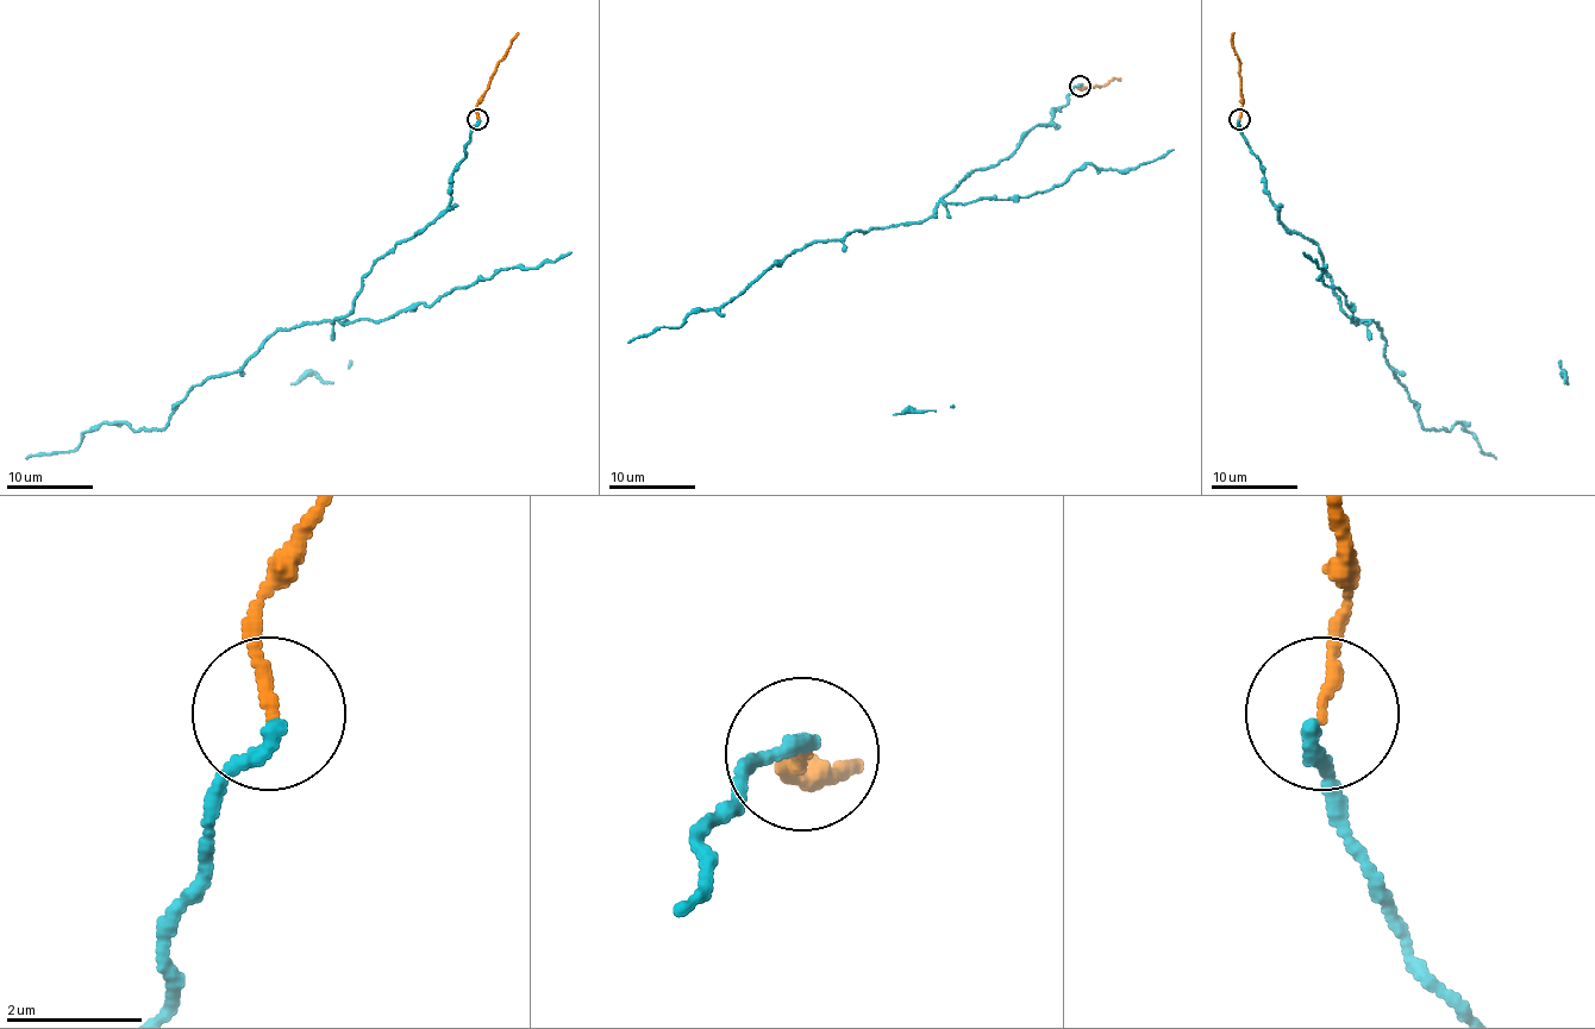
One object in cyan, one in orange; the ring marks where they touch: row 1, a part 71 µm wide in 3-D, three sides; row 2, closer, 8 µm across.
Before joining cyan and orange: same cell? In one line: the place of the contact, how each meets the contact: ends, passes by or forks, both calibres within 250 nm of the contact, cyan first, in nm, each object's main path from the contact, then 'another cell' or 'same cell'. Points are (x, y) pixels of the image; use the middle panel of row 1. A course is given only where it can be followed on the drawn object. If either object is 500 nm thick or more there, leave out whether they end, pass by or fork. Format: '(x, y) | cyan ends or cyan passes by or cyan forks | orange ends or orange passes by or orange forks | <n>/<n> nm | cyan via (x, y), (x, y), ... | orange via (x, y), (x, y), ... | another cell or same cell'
(1080, 86) | cyan ends | orange ends | 240/180 nm | cyan via (1081, 86), (1046, 124), (975, 169), (920, 221), (806, 243), (726, 303), (629, 343) | orange via (1081, 86), (1081, 89), (1105, 86), (1113, 79), (1120, 81) | same cell

